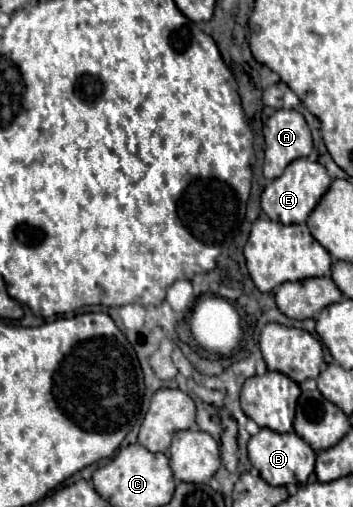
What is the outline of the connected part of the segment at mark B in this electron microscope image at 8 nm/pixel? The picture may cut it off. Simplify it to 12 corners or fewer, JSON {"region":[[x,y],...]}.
{"region":[[263,428],[251,464],[271,486],[305,484],[315,452],[295,432]]}

